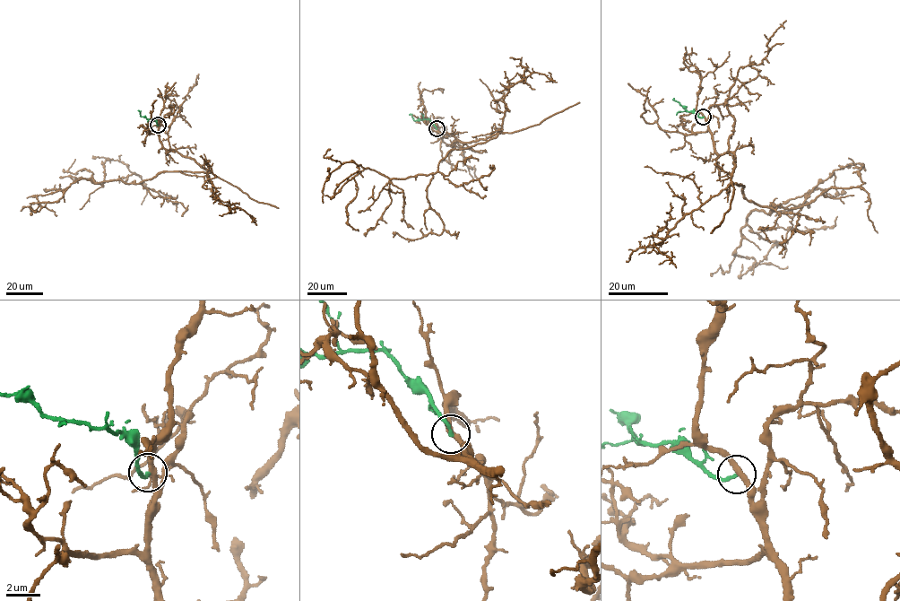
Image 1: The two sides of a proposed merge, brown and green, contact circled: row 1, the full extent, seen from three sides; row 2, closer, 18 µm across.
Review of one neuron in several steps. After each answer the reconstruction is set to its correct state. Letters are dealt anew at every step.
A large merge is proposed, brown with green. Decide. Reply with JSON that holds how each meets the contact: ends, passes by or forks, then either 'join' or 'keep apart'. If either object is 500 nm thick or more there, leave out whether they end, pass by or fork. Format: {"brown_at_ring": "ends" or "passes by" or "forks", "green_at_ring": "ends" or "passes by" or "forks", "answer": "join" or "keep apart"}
{"brown_at_ring": "passes by", "green_at_ring": "ends", "answer": "keep apart"}

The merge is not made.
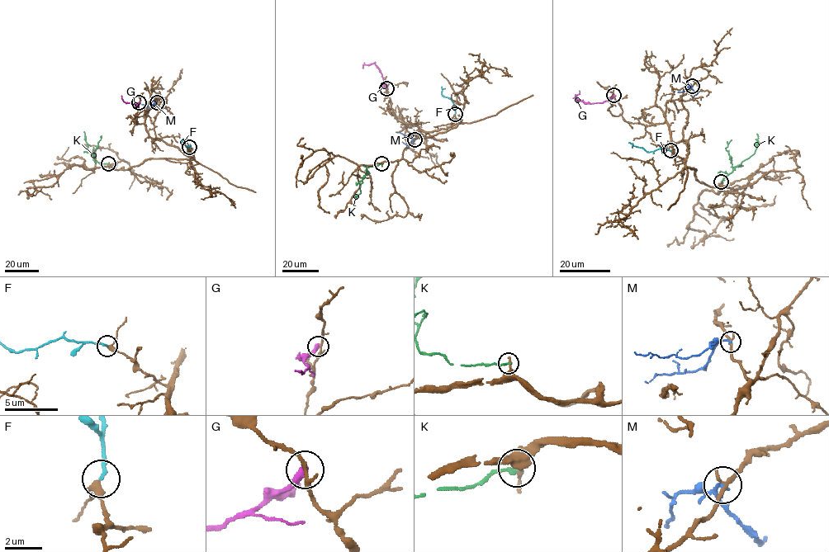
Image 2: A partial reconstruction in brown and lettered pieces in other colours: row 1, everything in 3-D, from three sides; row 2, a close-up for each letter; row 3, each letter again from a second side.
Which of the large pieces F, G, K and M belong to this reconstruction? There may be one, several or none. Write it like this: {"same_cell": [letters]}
{"same_cell": ["F"]}

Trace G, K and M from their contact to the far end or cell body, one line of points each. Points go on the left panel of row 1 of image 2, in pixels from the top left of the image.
G: (139, 102), (135, 106), (132, 101), (125, 102), (121, 96)
K: (108, 163), (94, 161), (83, 131)
M: (157, 102), (141, 104)

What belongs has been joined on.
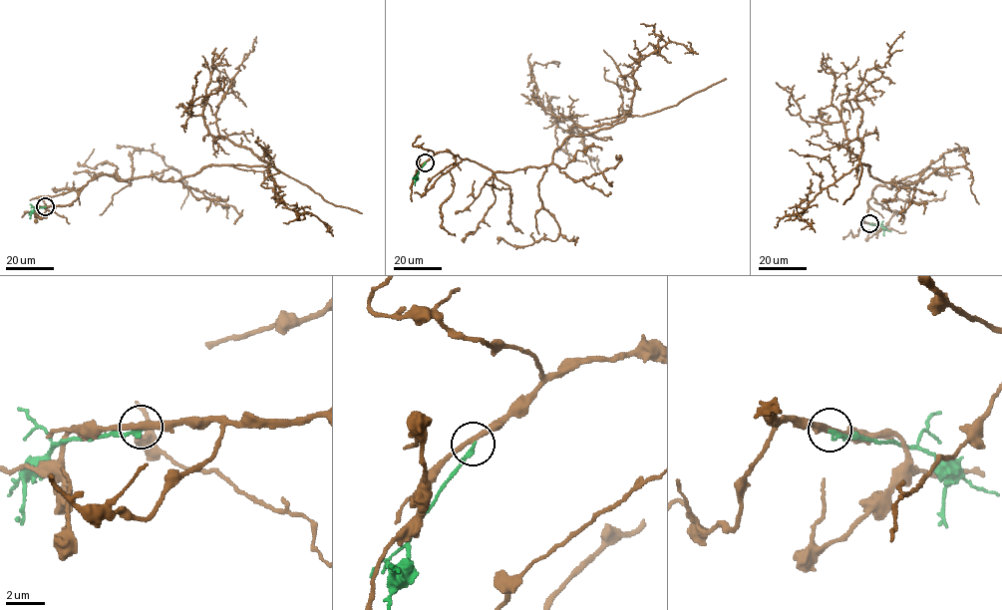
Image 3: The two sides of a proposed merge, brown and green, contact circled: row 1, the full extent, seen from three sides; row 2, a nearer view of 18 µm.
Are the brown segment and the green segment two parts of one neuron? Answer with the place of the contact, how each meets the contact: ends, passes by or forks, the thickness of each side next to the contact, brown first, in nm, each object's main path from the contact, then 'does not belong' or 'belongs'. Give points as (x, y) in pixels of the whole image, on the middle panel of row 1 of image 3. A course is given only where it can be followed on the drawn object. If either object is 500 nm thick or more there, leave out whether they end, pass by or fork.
(425, 162) | brown passes by | green ends | 280/180 nm | brown via (425, 162), (542, 166), (569, 136), (630, 115), (584, 127), (547, 114), (530, 68), (550, 62) | green via (425, 162), (415, 185) | does not belong

